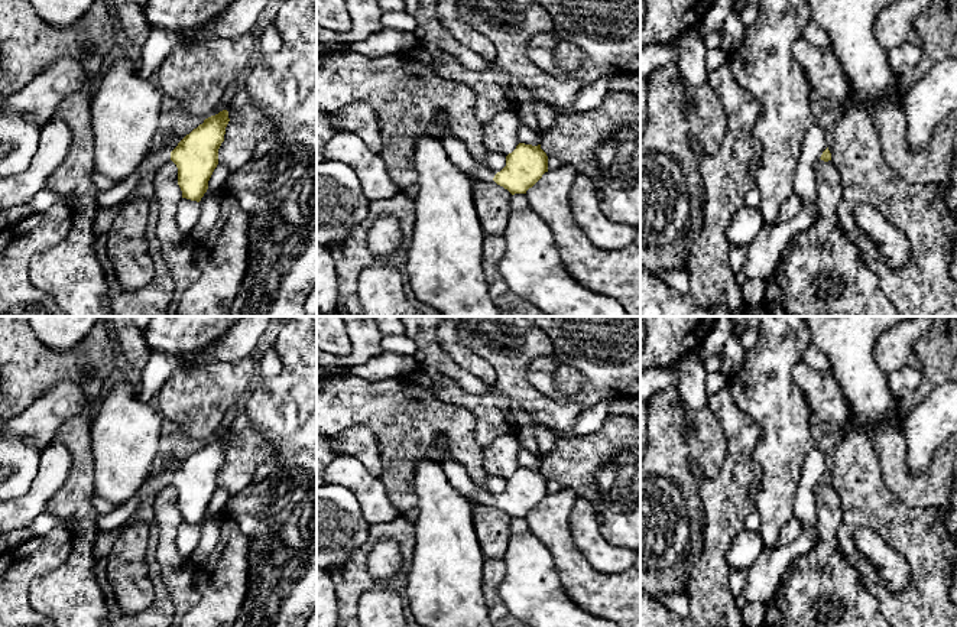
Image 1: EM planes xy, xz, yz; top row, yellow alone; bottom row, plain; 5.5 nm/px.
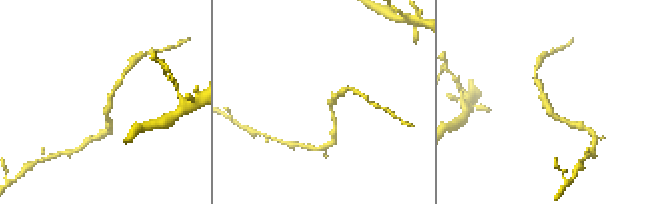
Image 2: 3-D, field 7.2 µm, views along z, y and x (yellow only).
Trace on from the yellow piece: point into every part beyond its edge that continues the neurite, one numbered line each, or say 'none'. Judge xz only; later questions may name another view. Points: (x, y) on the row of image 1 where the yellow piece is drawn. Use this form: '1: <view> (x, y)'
1: xz (477, 175)

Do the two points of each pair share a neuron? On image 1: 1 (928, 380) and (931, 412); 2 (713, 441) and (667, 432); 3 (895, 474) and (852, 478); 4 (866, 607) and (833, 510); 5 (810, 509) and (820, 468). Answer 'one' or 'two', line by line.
1: two
2: one
3: two
4: one
5: one

